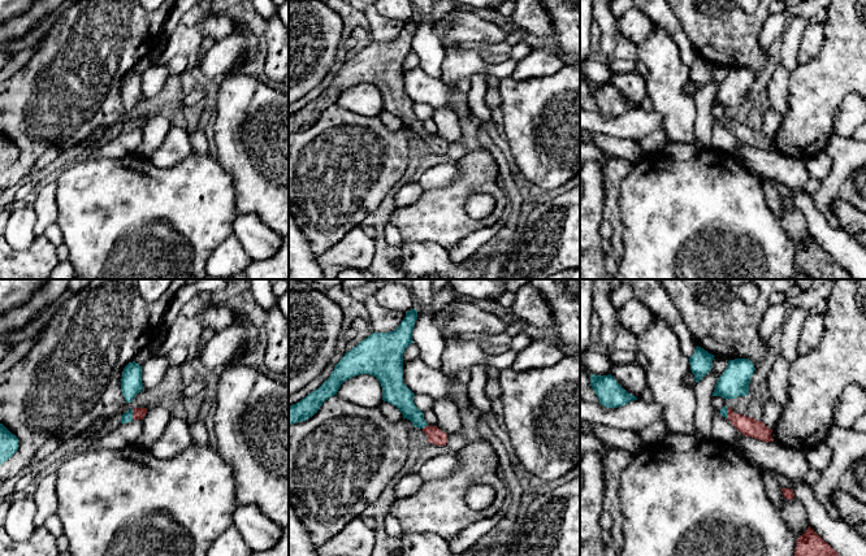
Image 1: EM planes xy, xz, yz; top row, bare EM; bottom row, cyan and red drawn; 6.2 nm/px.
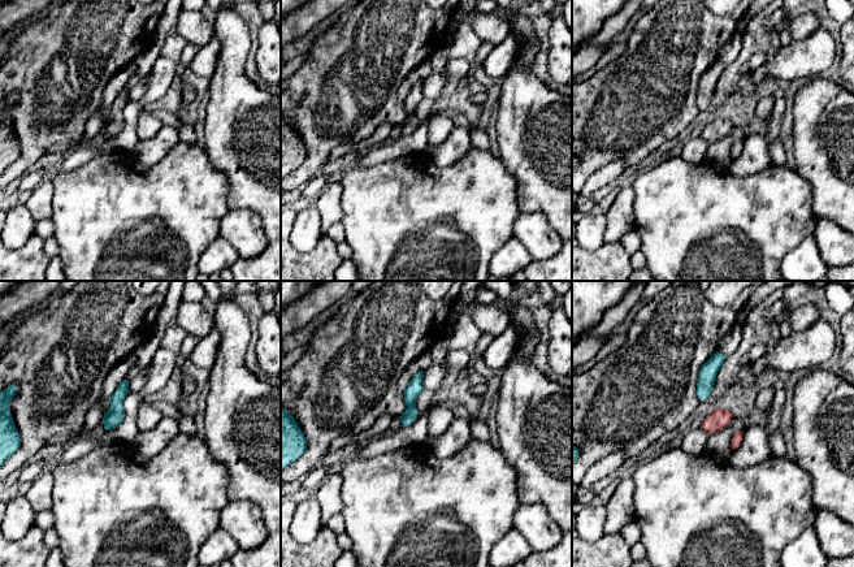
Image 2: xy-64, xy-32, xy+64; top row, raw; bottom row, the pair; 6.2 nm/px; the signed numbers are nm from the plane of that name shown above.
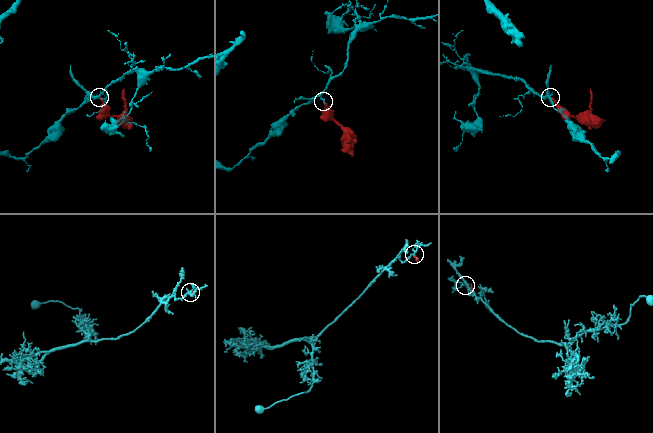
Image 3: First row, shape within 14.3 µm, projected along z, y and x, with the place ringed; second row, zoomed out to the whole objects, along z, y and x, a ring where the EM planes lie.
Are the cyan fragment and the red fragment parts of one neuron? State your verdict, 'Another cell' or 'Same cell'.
Same cell

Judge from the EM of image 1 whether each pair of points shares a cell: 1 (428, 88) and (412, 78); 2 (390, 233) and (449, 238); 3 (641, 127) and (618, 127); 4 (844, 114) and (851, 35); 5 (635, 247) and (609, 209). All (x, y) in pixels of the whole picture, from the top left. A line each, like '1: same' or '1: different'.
1: same
2: different
3: same
4: different
5: different

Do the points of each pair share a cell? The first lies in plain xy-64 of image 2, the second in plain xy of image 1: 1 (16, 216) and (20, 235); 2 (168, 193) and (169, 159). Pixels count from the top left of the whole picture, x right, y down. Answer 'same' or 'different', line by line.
1: same
2: different

